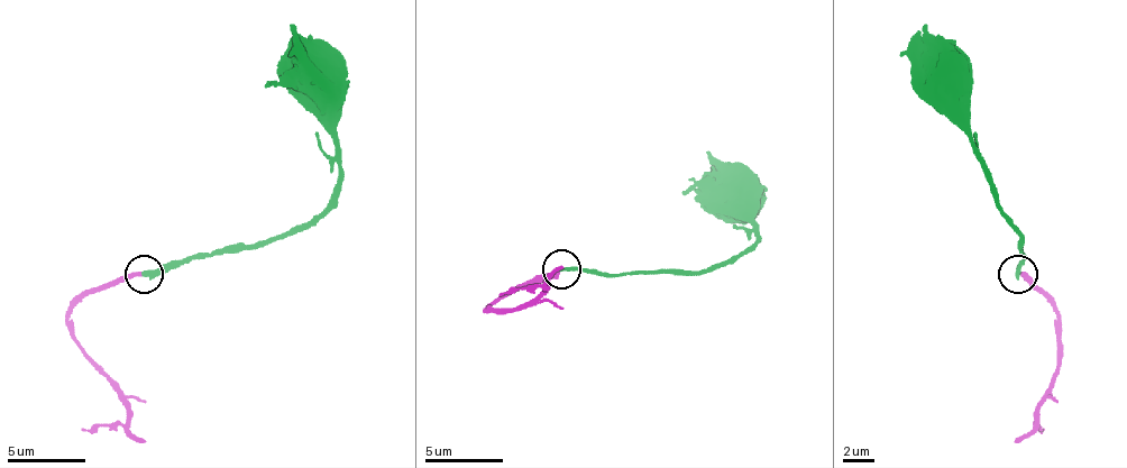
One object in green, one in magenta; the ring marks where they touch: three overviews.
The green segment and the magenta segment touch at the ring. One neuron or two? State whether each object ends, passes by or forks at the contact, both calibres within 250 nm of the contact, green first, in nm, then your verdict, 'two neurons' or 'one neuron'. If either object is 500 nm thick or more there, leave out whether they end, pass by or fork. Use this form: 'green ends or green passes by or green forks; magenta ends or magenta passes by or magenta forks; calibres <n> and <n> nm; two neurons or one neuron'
green ends; magenta ends; calibres 300 and 320 nm; two neurons

